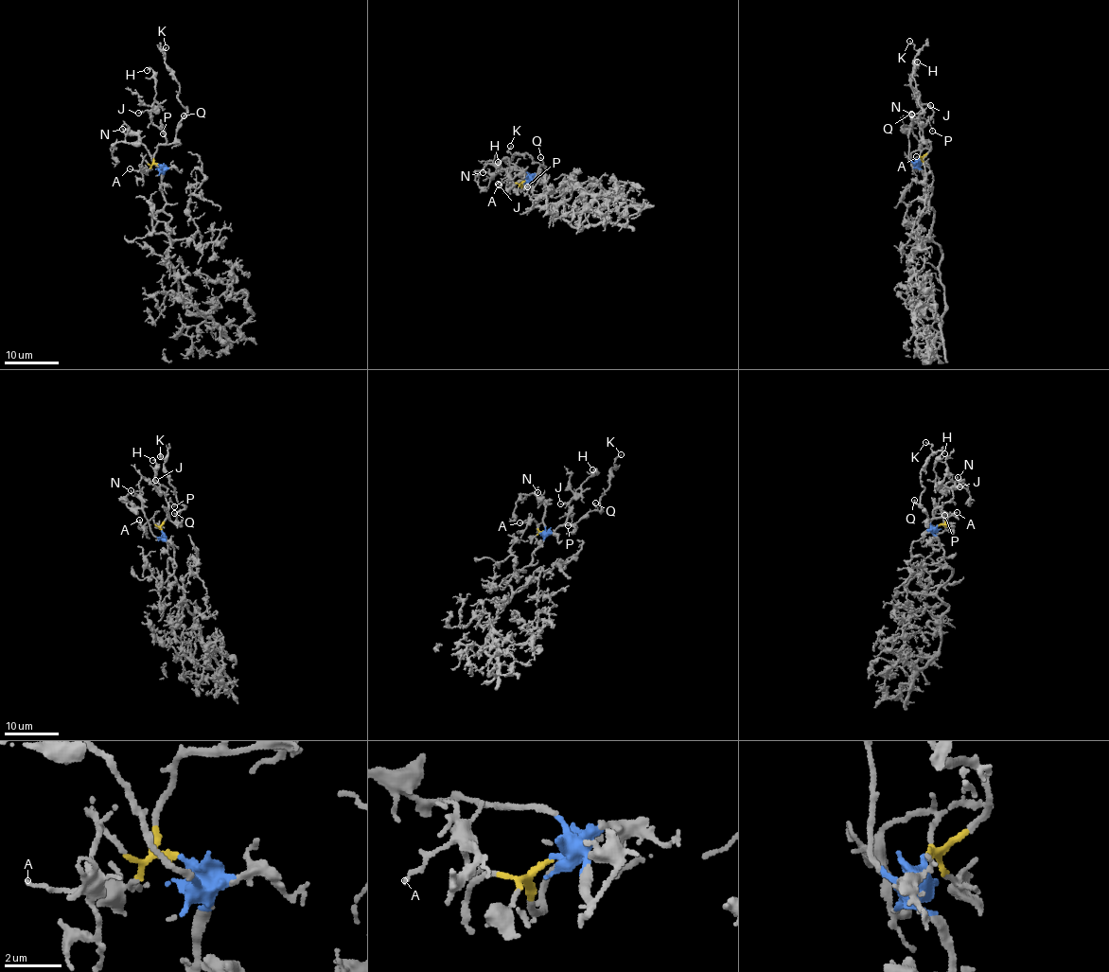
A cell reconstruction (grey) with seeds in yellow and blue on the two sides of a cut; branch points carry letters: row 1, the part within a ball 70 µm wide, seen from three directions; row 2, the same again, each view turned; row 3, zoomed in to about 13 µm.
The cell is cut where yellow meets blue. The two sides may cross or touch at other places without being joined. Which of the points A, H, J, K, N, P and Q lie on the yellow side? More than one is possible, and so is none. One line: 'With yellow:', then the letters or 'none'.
With yellow: A, H, J, K, P, Q

